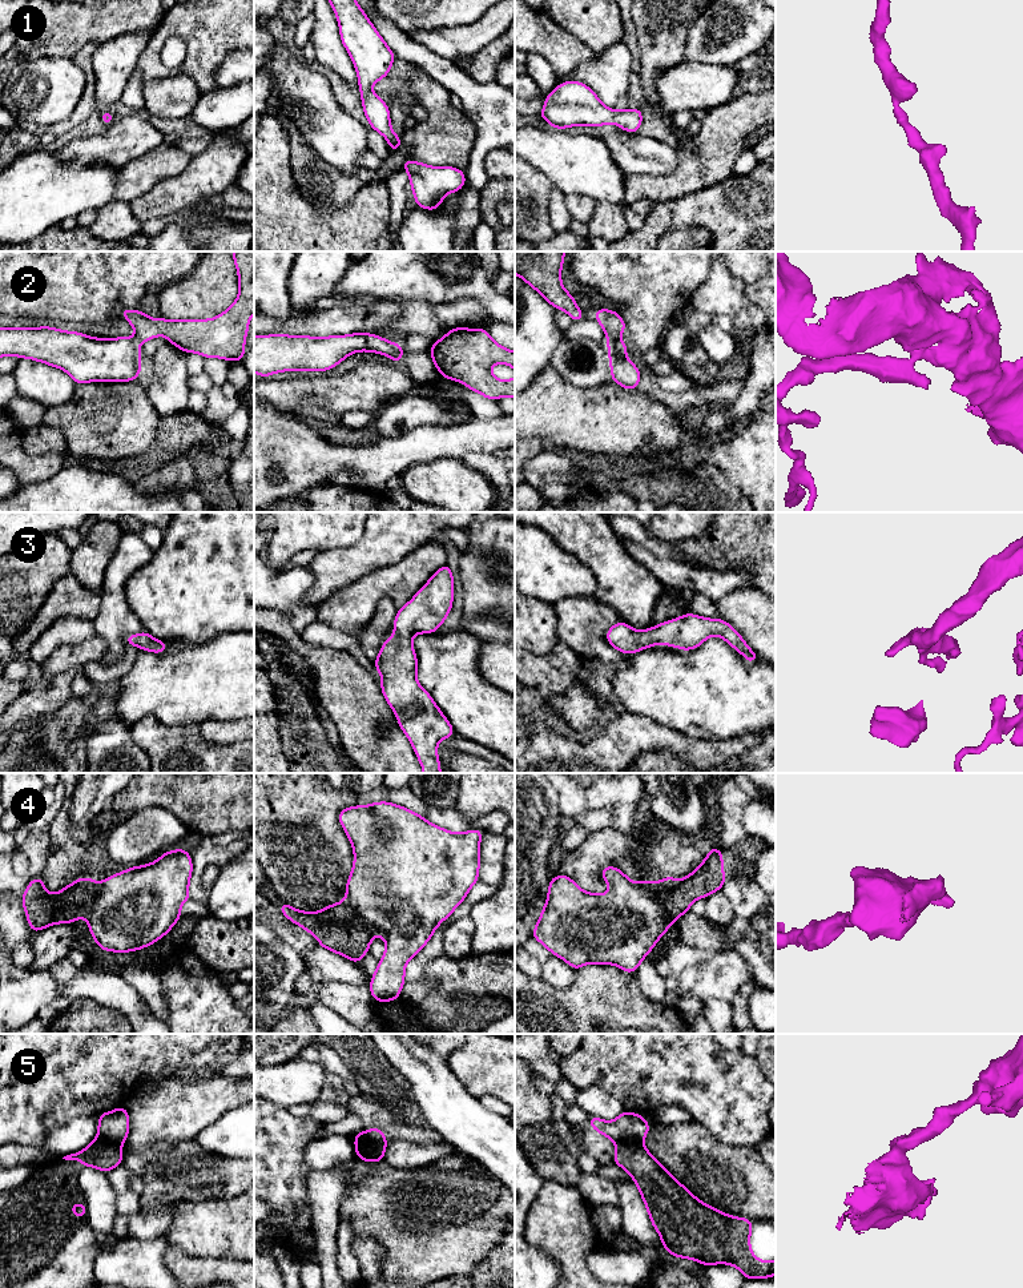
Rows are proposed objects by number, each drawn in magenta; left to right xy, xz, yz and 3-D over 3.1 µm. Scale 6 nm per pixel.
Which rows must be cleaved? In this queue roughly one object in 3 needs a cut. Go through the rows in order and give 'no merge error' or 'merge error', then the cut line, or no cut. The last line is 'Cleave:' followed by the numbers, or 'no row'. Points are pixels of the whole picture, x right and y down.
1: no merge error | no cut
2: merge error | yz (616, 339), (608, 343)
3: no merge error | no cut
4: merge error | yz (652, 884), (663, 916), (669, 924)
5: merge error | xz (361, 1132), (369, 1144), (369, 1155), (366, 1158)
Cleave: 2, 4, 5

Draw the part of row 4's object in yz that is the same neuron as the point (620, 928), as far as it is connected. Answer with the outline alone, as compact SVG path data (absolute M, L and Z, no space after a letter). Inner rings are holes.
M603 866L601 878L611 885L611 890L604 894L581 890L568 876L552 877L532 938L573 970L596 963L616 965L624 973L635 974L660 937L670 929L670 923L664 917L652 882L632 882L616 866Z

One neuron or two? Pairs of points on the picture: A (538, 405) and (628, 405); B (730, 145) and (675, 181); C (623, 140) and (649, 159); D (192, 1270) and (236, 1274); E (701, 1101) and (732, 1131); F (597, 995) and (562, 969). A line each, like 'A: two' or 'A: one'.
A: one
B: one
C: one
D: one
E: one
F: two

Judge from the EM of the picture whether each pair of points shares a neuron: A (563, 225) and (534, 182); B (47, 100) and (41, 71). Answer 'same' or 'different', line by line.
A: different
B: same

